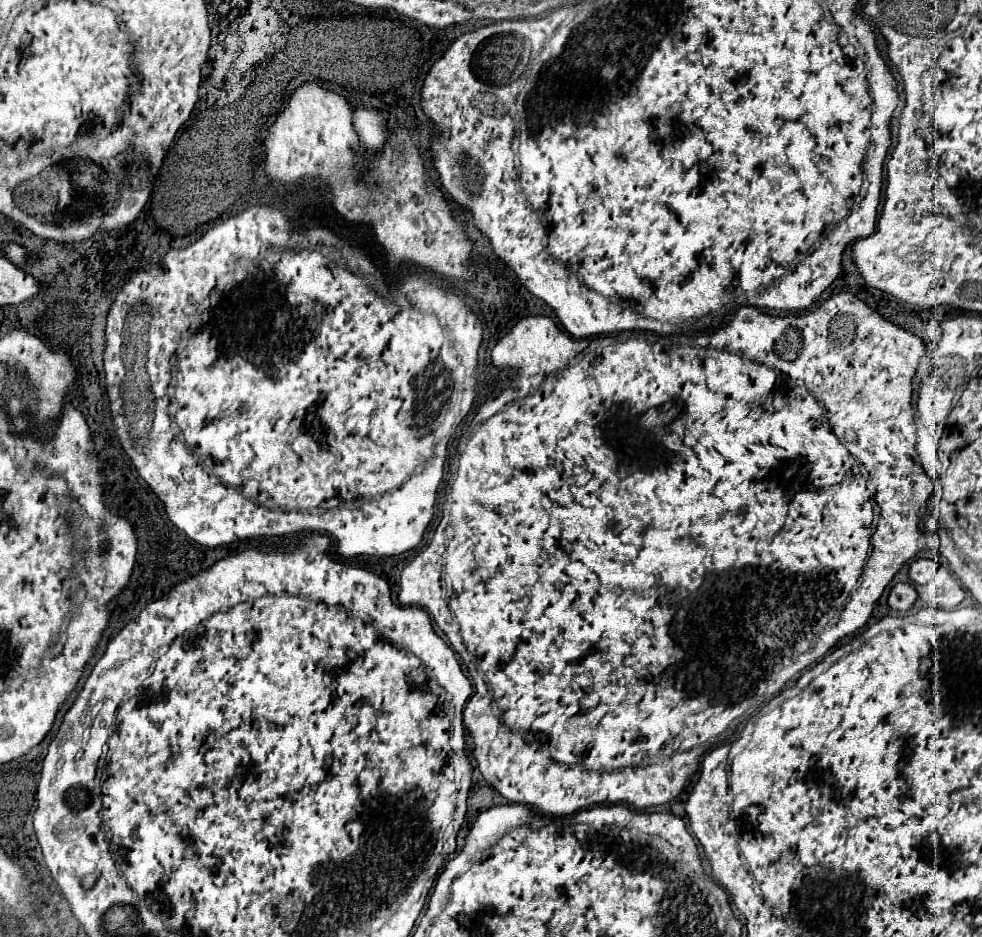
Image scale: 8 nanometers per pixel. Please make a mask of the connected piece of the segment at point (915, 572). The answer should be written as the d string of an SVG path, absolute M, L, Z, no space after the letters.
M919 558L915 562L911 562L909 568L909 578L913 580L913 584L929 584L935 576L935 570L939 569L940 564L929 558Z

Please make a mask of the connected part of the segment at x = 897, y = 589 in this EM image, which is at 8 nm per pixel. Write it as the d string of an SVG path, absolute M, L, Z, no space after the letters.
M895 584L887 602L893 610L905 612L915 604L915 600L917 600L917 590L911 584Z

